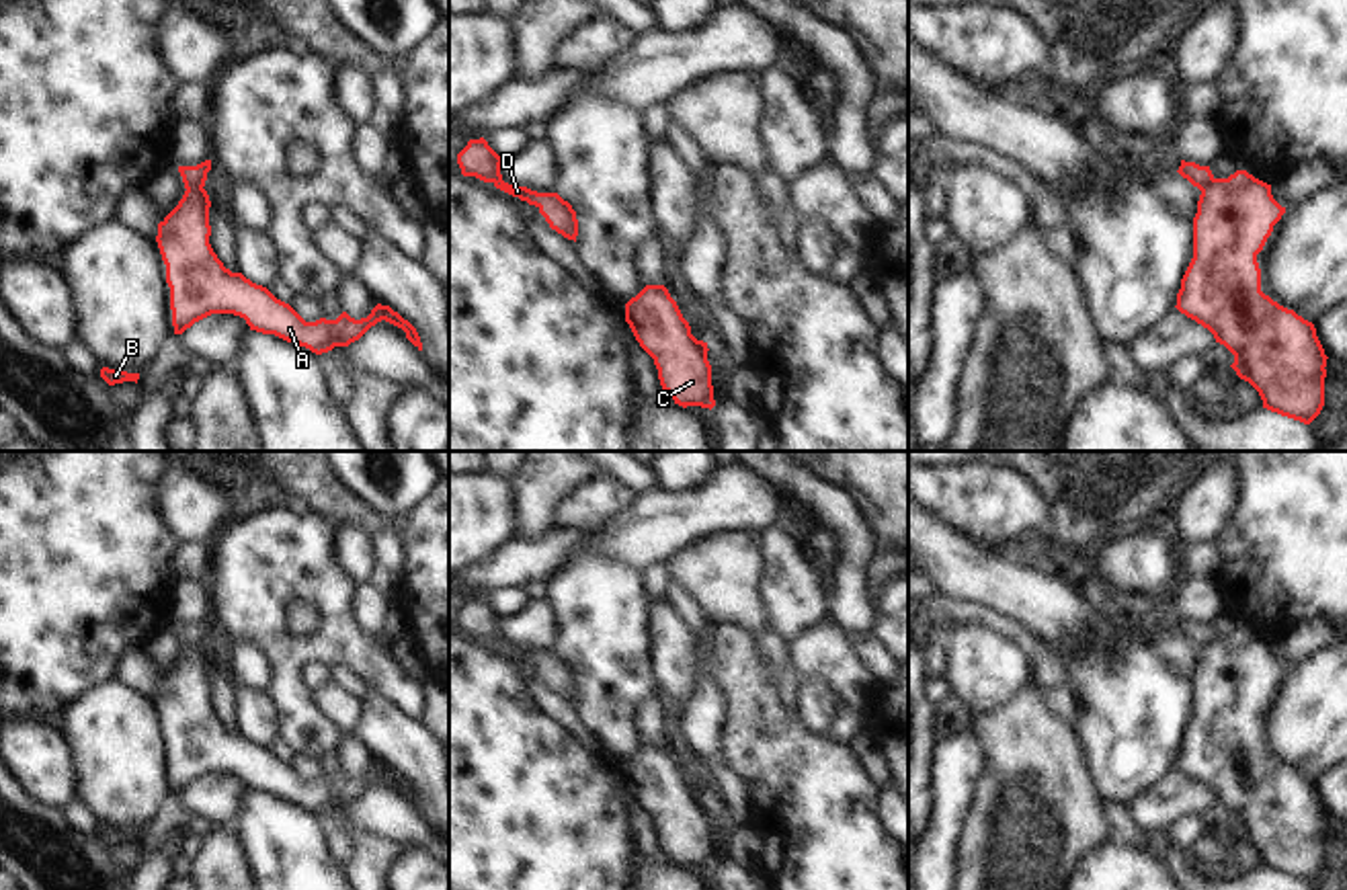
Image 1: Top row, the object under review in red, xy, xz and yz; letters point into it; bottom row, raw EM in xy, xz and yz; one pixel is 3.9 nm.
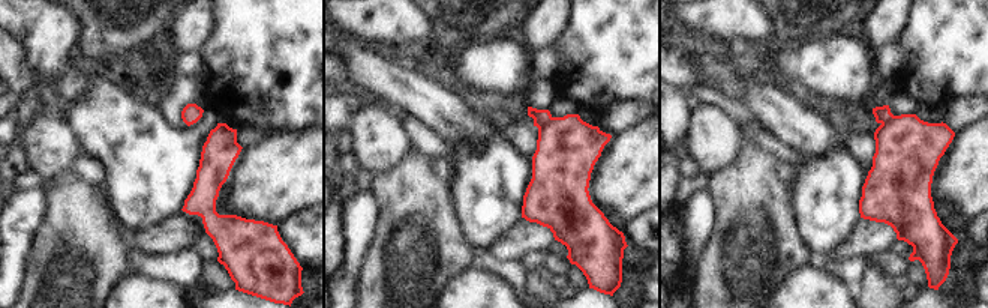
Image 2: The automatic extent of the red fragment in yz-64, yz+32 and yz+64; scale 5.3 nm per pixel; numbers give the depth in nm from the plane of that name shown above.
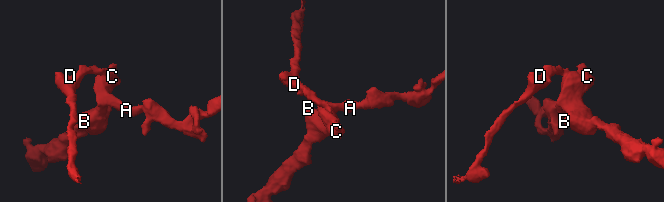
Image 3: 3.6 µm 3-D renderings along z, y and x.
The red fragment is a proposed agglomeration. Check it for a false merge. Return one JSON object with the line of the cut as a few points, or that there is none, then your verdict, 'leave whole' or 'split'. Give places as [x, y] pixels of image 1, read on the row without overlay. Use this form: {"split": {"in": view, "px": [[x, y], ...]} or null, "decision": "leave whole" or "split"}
{"split": {"in": "xy", "px": [[187, 646], [201, 649]]}, "decision": "split"}

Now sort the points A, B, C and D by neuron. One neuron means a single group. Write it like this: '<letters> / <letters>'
A B C / D

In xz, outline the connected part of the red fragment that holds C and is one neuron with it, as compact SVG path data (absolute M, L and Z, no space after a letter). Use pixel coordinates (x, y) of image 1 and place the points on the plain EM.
M646 744L625 763L625 781L640 806L654 818L658 839L675 863L713 867L707 802L691 794L664 744Z

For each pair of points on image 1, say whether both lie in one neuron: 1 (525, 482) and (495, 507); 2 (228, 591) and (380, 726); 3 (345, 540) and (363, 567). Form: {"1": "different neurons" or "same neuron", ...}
{"1": "different neurons", "2": "different neurons", "3": "same neuron"}

